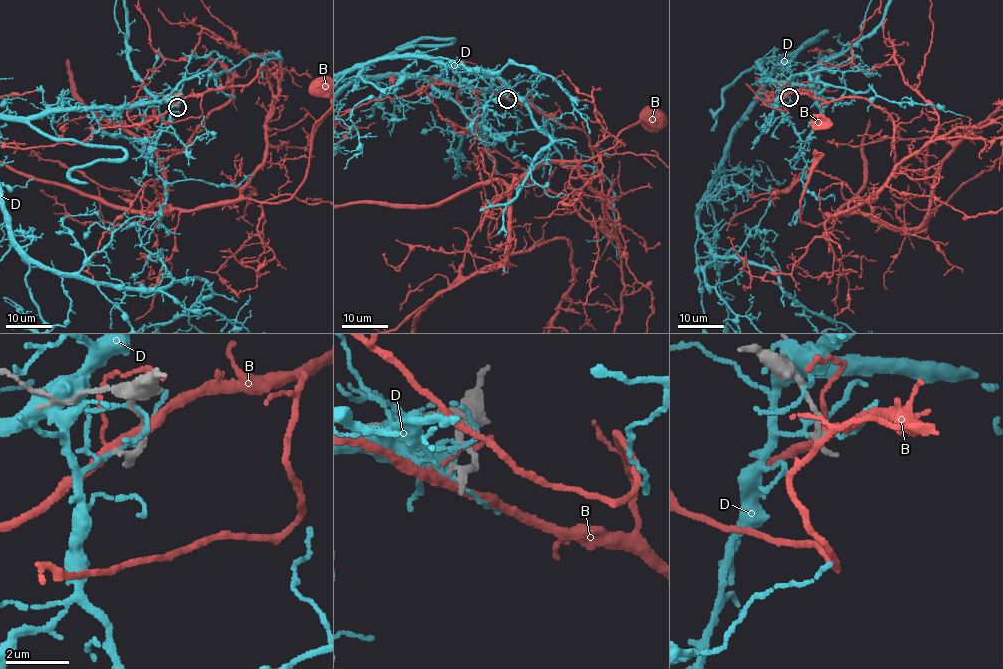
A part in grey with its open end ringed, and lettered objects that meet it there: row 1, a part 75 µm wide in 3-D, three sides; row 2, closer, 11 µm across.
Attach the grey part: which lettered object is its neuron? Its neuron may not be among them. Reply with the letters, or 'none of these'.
none of these

